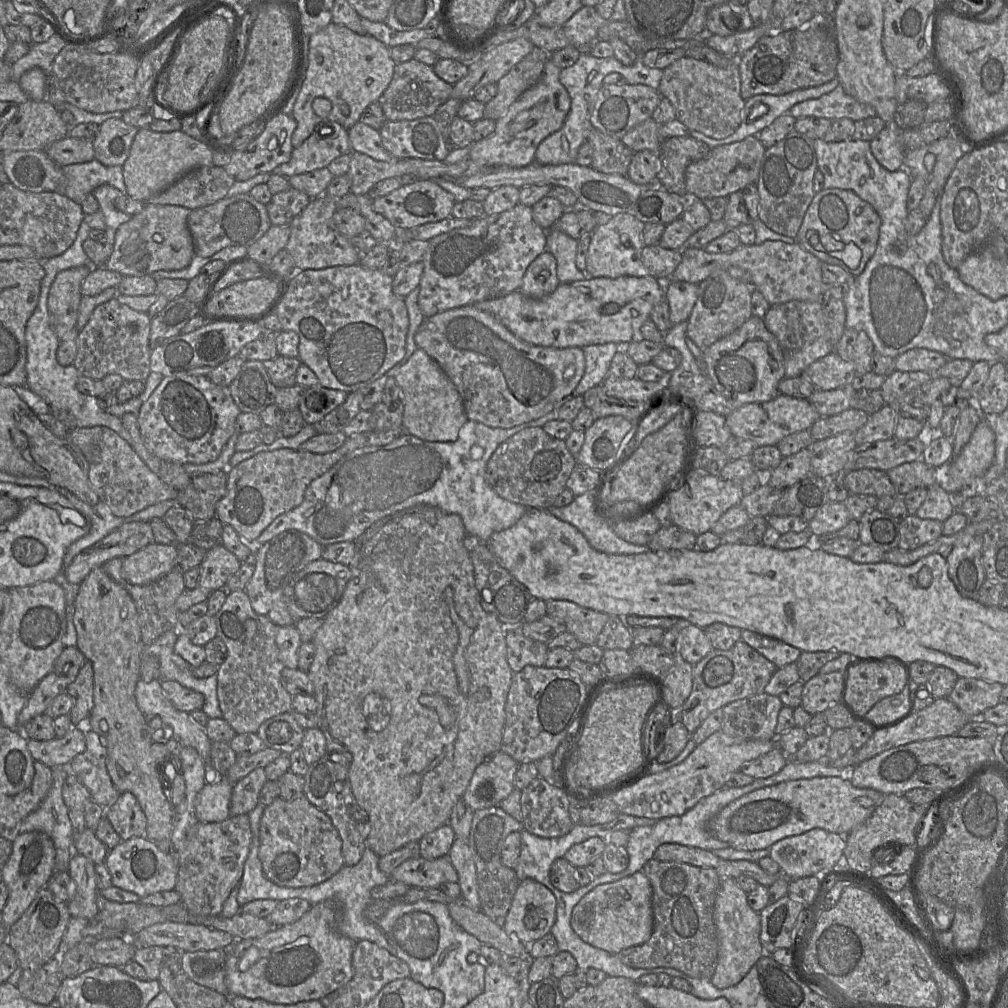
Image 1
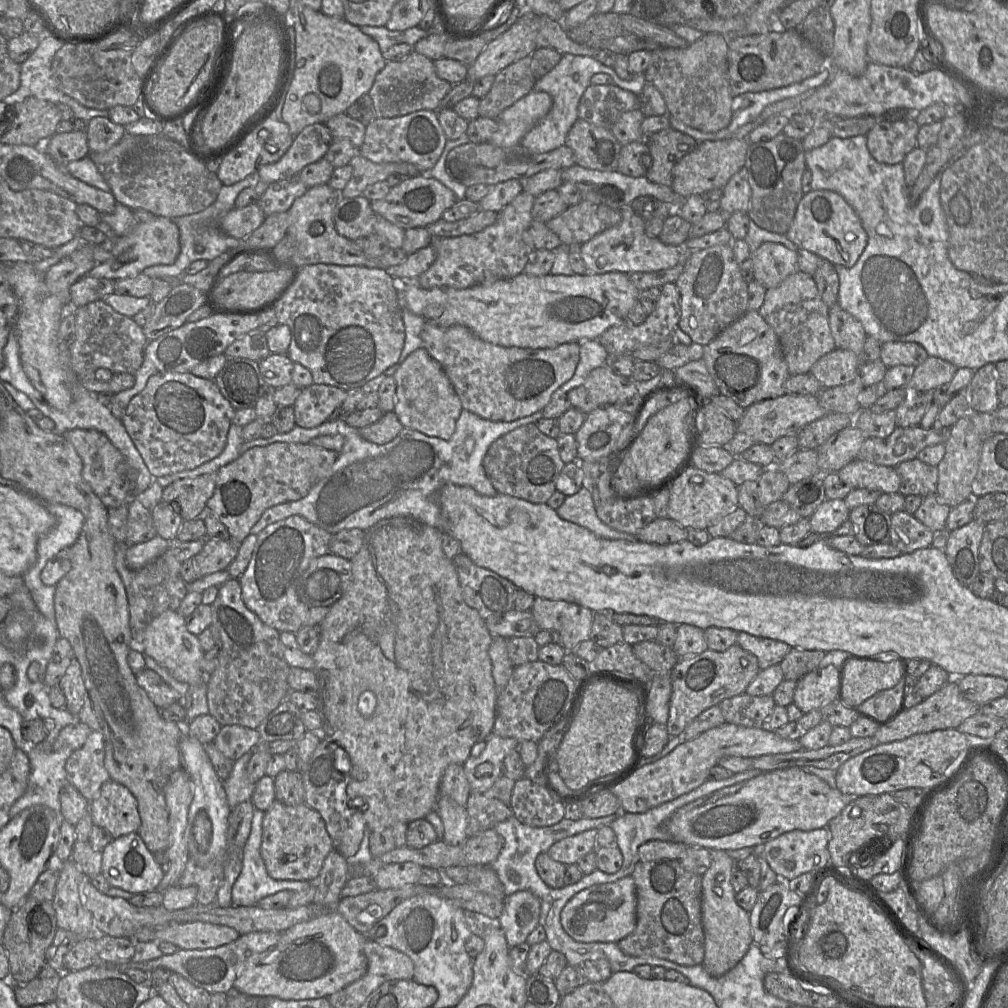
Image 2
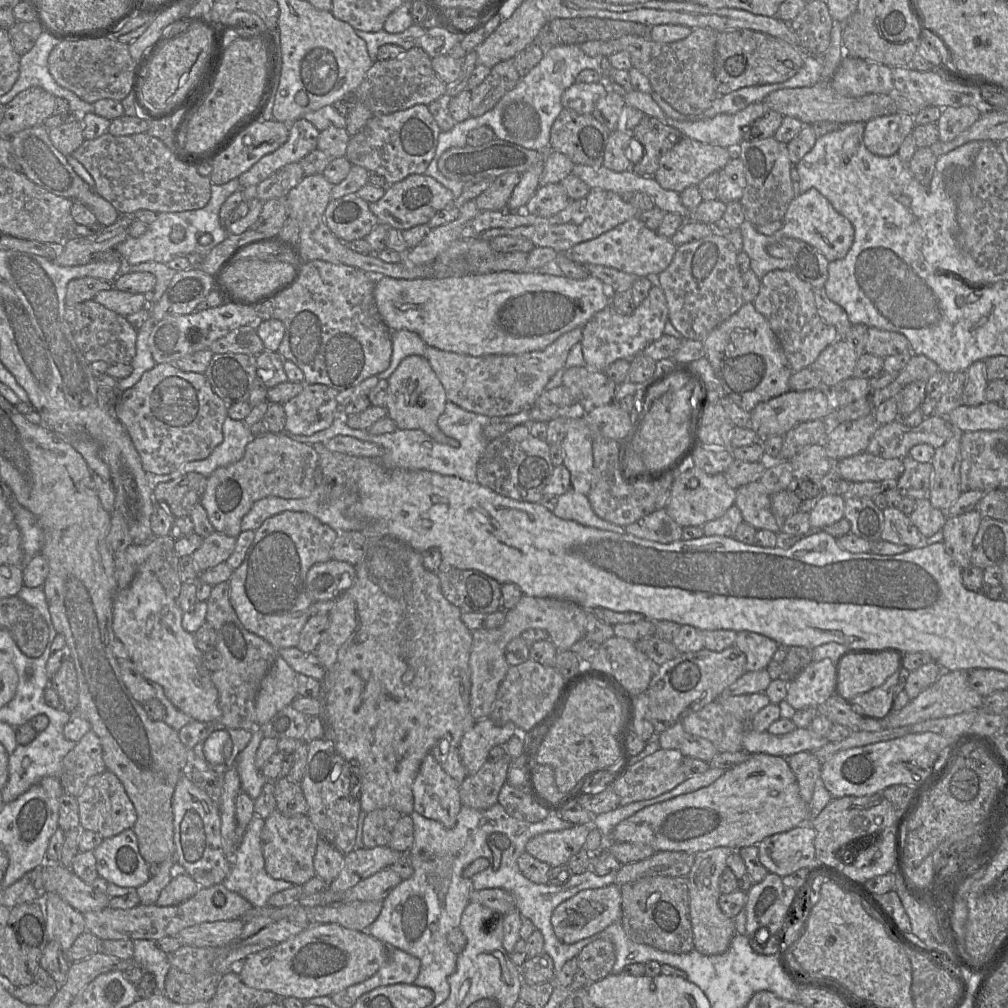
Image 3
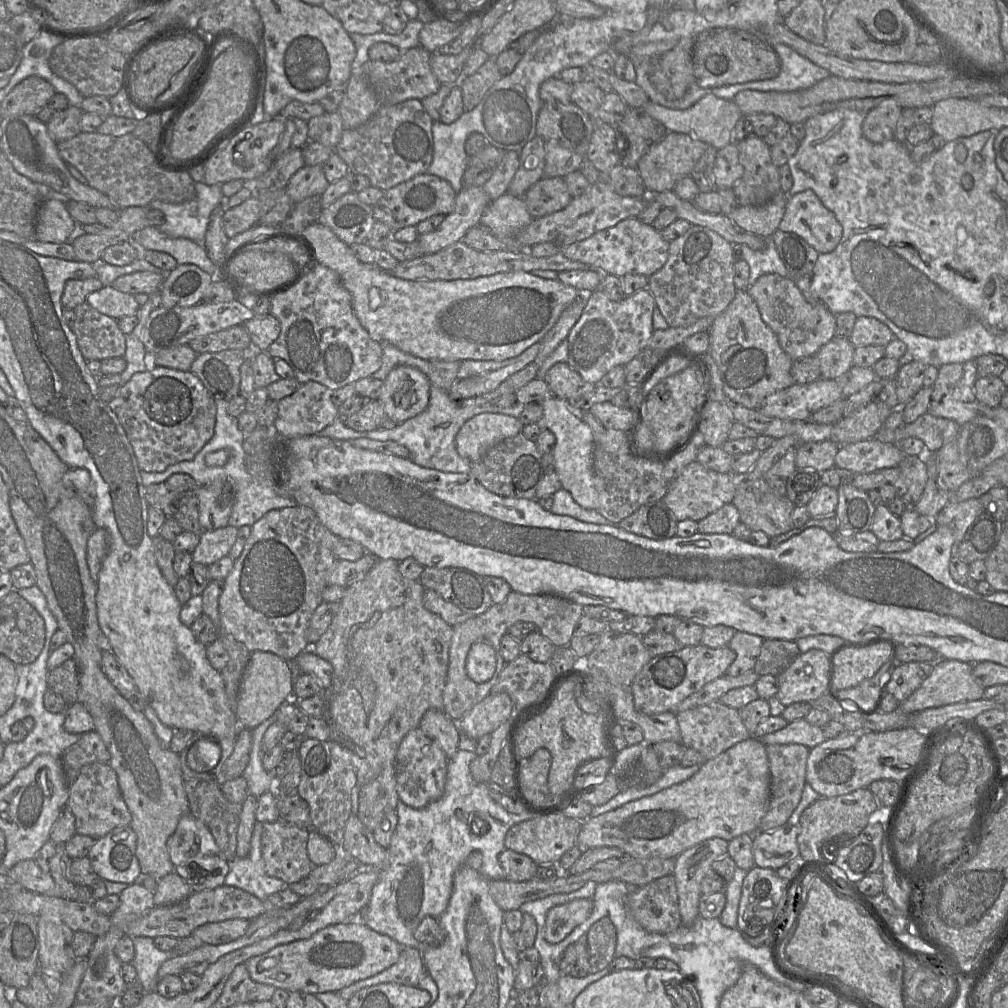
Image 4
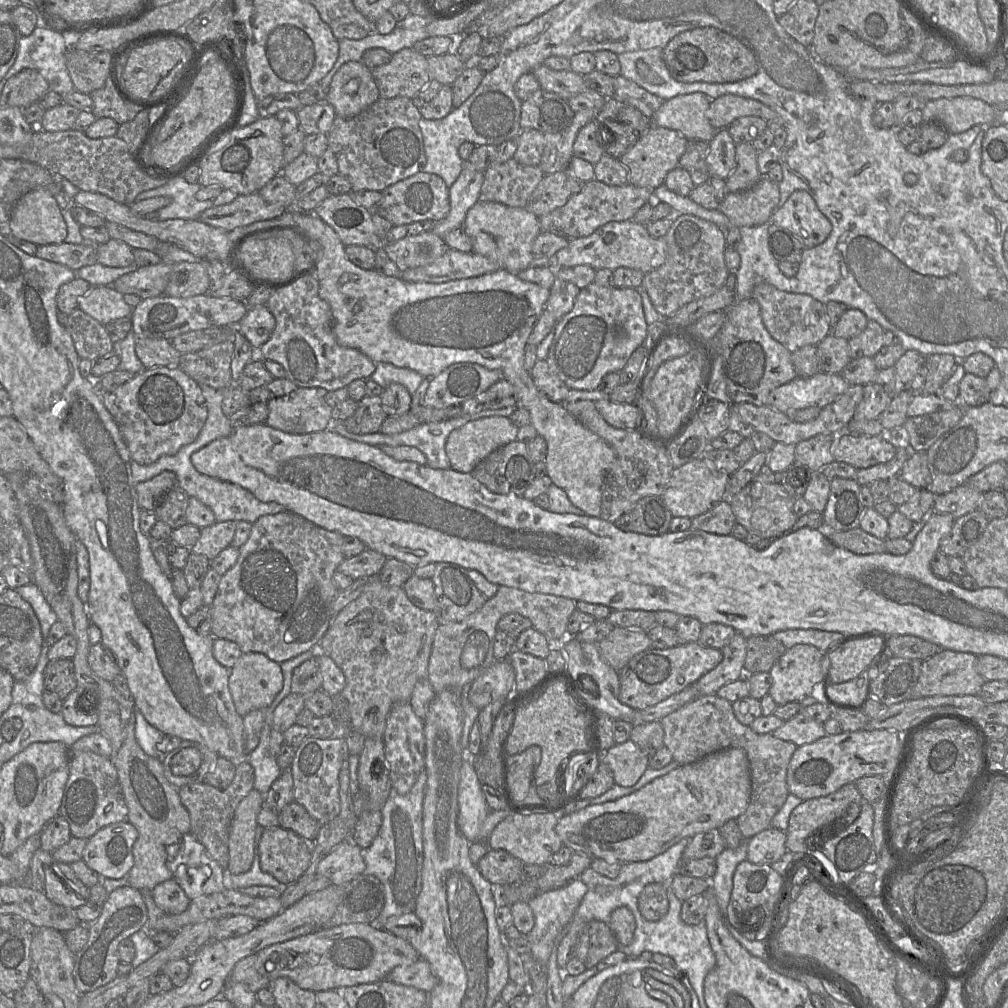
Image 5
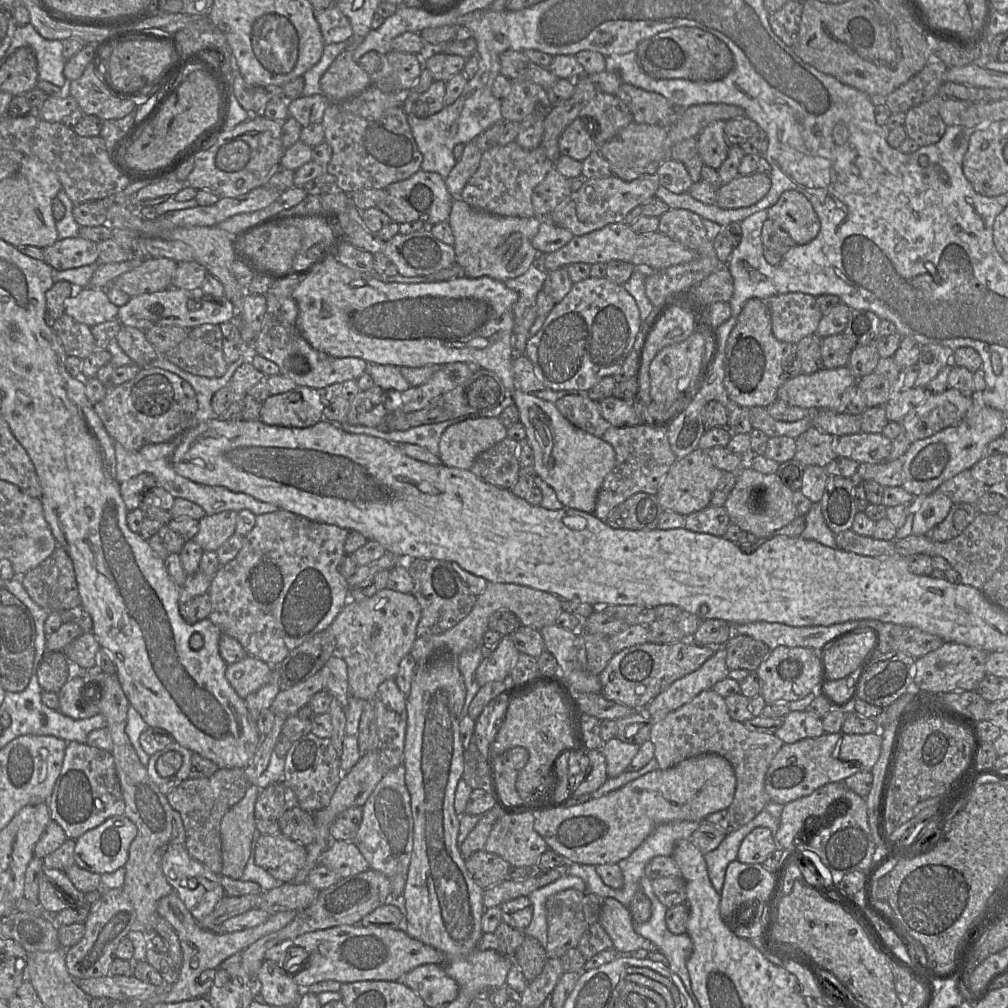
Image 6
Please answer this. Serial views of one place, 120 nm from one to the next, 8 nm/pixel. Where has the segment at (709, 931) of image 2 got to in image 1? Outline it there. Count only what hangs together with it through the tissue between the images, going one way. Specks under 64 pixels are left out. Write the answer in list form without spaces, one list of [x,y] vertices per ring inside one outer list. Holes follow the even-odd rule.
[[[722,877],[714,902],[713,919],[718,938],[718,958],[710,981],[715,987],[724,989],[738,984],[762,956],[760,915],[751,909],[747,893],[735,880],[732,877]]]

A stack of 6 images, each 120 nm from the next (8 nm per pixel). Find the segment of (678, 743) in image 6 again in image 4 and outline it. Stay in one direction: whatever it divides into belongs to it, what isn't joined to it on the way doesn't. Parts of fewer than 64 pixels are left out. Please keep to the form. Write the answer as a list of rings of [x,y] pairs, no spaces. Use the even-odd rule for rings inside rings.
[[[712,701],[676,714],[681,733],[681,744],[698,751],[706,760],[715,758],[738,742],[751,737],[739,711],[719,701]],[[800,744],[765,745],[770,769],[770,805],[760,821],[758,832],[773,831],[786,824],[800,802],[806,784],[806,765],[810,749]]]

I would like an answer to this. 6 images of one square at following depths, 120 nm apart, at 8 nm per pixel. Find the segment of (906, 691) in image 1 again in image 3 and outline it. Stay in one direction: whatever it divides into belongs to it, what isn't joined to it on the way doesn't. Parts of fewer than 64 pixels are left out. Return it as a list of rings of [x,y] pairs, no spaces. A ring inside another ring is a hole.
[[[895,671],[883,684],[850,699],[865,713],[877,718],[891,712],[900,672]]]

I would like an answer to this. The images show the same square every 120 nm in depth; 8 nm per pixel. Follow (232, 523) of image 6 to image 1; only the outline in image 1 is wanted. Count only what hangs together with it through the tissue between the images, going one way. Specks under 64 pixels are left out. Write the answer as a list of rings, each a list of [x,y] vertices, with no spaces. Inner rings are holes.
[[[222,544],[214,546],[206,552],[199,566],[199,587],[209,592],[225,589],[227,580],[240,565],[240,560]]]

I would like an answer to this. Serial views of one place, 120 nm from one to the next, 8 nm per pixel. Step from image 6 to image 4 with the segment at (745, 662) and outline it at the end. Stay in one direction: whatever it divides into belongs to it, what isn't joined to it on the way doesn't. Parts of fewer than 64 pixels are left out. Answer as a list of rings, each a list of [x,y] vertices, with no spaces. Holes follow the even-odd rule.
[[[764,640],[753,671],[759,676],[778,676],[800,653],[795,641]]]

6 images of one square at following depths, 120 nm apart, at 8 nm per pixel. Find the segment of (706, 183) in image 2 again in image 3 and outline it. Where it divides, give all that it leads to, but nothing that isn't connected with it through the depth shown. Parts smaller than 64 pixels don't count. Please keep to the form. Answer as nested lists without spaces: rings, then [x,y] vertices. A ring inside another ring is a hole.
[[[684,137],[662,156],[653,178],[662,188],[680,193],[689,186],[698,186],[710,174],[718,173],[734,155],[733,149],[714,146],[689,137]]]

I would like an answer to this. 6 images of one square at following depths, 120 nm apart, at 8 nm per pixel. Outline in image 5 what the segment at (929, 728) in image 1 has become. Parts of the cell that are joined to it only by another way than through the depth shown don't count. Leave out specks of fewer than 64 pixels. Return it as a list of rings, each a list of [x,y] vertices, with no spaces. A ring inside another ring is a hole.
[[[940,649],[938,653],[922,661],[920,675],[912,690],[911,698],[978,695],[984,683],[985,680],[978,671],[978,656]]]

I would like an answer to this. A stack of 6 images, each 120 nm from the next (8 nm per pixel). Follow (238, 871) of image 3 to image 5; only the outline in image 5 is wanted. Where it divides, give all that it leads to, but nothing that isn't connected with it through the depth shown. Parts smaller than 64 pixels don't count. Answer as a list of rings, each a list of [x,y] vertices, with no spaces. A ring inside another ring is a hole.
[[[258,825],[255,832],[254,859],[251,868],[245,873],[234,875],[225,870],[224,886],[227,888],[246,888],[249,886],[270,886],[283,890],[285,885],[272,875],[262,871],[260,867],[259,842],[263,834],[263,827]]]

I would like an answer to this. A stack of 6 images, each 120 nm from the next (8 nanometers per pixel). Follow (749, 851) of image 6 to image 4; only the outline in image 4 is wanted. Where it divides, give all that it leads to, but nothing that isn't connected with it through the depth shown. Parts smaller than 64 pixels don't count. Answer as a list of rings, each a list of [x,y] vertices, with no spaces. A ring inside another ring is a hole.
[[[784,824],[773,831],[753,834],[752,852],[755,865],[777,870],[800,856],[797,837],[800,825]]]

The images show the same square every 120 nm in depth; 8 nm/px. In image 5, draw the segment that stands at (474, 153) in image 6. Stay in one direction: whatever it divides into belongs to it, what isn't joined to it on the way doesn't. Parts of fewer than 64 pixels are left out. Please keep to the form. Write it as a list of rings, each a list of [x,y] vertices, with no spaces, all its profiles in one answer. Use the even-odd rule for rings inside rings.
[[[465,163],[460,175],[449,188],[450,211],[444,219],[434,224],[431,229],[434,234],[443,239],[448,232],[462,227],[468,210],[479,201],[483,180],[483,172],[476,170],[469,163]]]

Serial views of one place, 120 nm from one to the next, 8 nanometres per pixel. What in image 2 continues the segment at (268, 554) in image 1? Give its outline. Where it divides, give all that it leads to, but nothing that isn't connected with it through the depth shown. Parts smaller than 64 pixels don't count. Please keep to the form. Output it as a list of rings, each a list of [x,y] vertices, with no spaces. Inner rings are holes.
[[[290,516],[261,530],[256,535],[250,562],[238,579],[246,607],[279,633],[296,634],[305,626],[309,611],[299,599],[298,580],[311,560],[330,553],[331,538],[332,534],[301,516]]]

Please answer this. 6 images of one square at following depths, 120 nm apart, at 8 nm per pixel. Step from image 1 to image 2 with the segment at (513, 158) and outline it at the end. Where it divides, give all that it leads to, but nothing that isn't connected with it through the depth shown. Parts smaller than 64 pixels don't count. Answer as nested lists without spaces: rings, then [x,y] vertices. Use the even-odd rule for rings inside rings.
[[[532,90],[501,112],[496,118],[496,132],[485,143],[499,147],[520,144],[526,133],[548,114],[552,103],[548,93]]]

